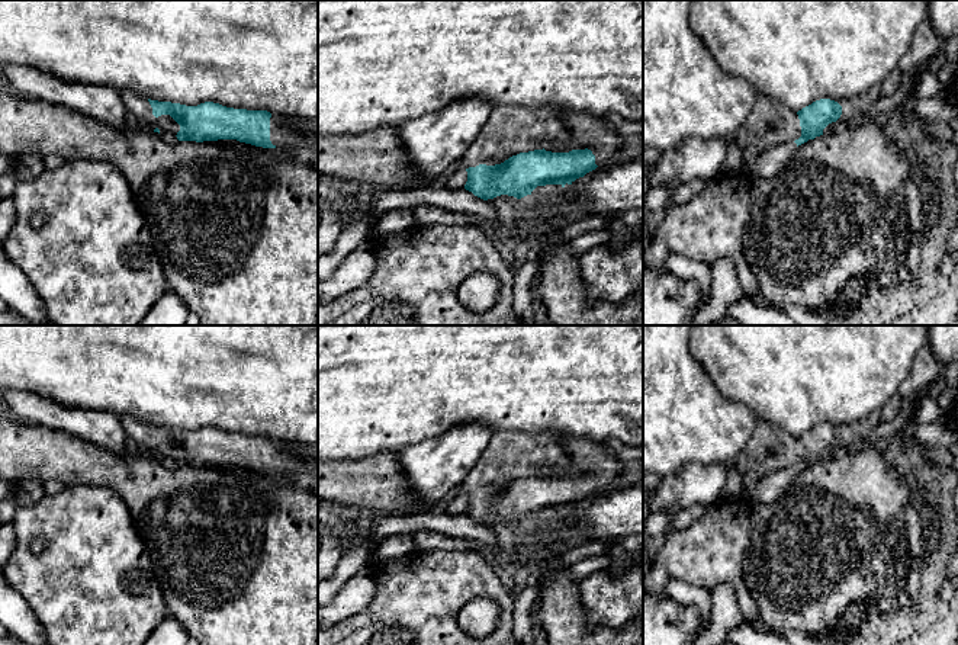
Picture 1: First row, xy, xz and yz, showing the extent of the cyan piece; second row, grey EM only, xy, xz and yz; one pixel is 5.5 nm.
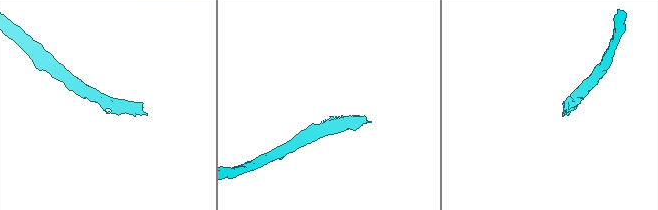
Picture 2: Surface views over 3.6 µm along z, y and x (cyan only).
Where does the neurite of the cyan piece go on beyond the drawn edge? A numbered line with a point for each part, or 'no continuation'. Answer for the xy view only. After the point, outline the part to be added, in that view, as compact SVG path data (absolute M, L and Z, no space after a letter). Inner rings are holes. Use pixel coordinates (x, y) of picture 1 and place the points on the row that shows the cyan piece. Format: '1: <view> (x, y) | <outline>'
1: xy (140, 106) | M128 89L119 90L119 94L128 112L144 121L148 129L154 131L158 128L160 134L170 132L174 135L180 131L180 125L170 115L155 118L148 99Z

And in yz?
1: yz (770, 122) | M758 92L755 105L733 141L740 148L743 164L748 164L771 147L794 142L800 137L797 112Z

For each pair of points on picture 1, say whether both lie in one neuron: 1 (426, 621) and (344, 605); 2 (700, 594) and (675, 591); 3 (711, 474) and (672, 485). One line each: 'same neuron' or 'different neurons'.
1: different neurons
2: same neuron
3: same neuron

